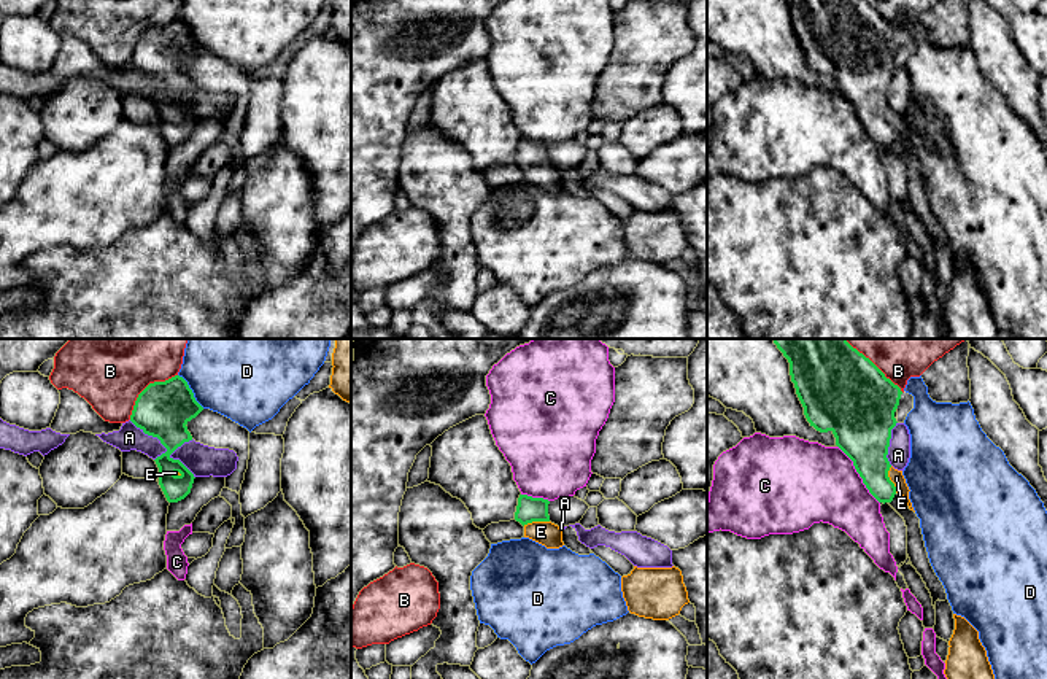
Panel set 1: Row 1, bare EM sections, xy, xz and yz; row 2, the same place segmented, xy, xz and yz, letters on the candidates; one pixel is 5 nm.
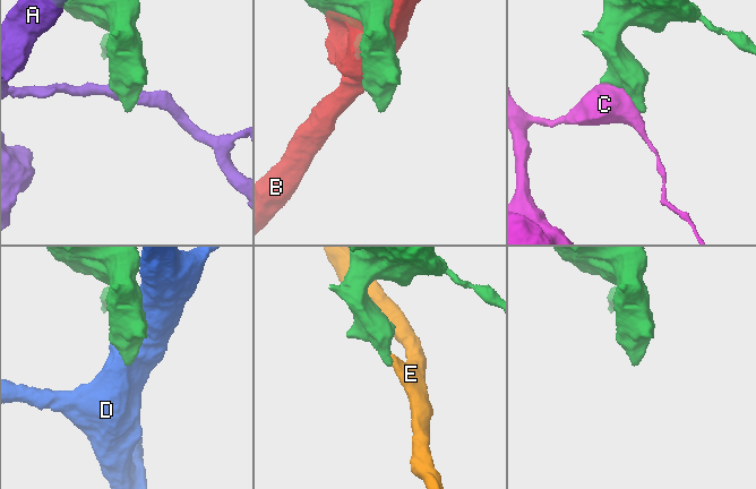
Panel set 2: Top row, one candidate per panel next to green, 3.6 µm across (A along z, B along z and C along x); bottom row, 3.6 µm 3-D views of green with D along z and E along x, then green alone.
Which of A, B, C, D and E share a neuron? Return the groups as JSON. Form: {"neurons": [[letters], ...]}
{"neurons": [["A"], ["B"], ["C"], ["D"], ["E"]]}

